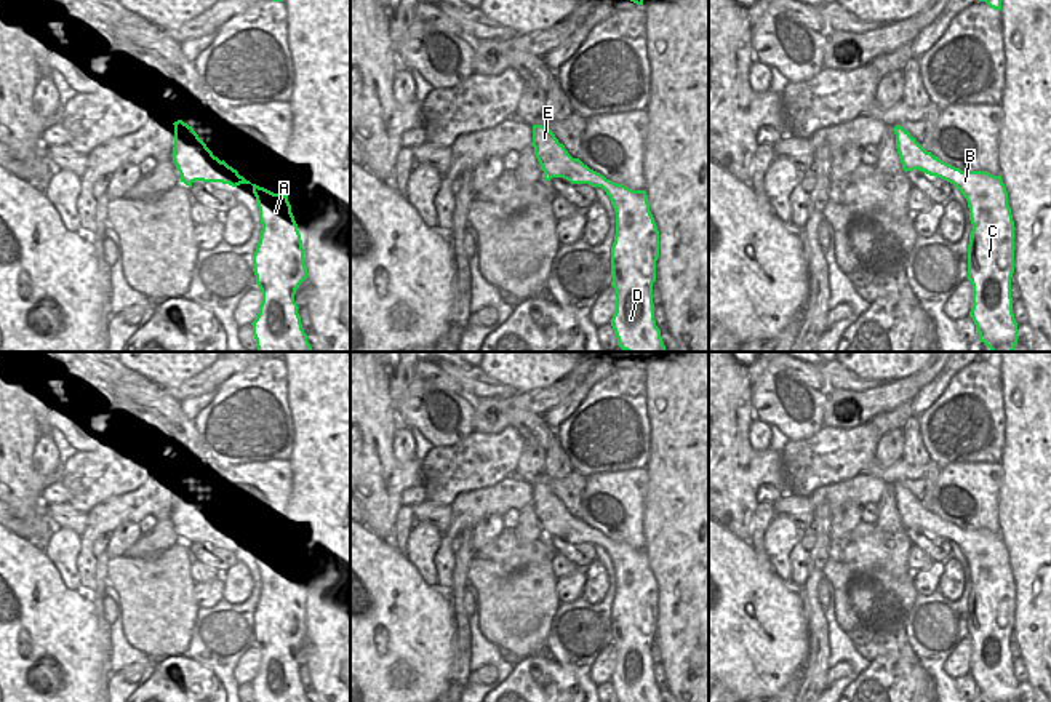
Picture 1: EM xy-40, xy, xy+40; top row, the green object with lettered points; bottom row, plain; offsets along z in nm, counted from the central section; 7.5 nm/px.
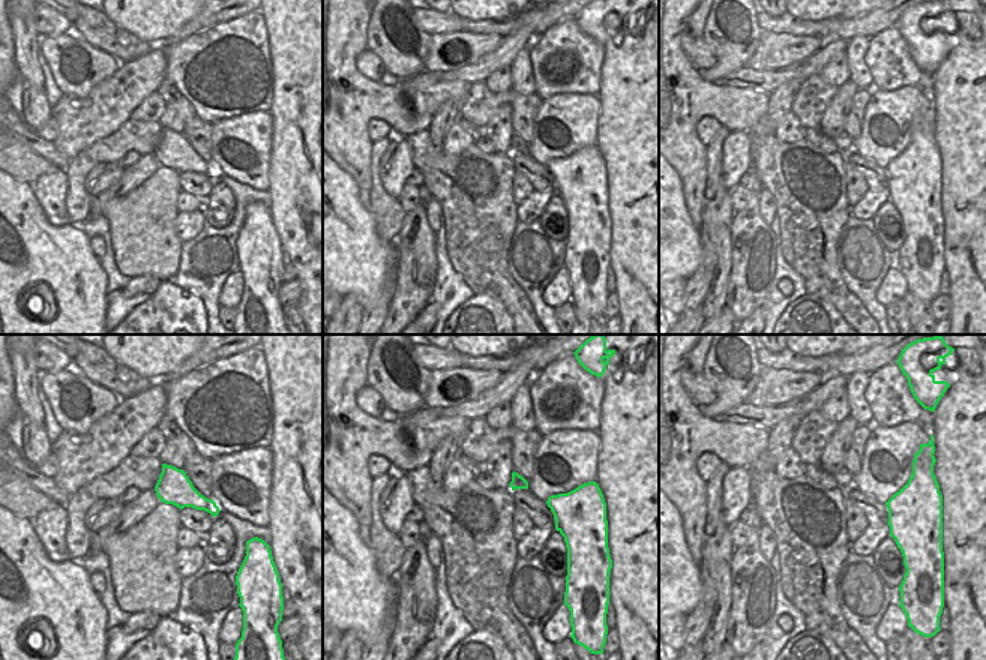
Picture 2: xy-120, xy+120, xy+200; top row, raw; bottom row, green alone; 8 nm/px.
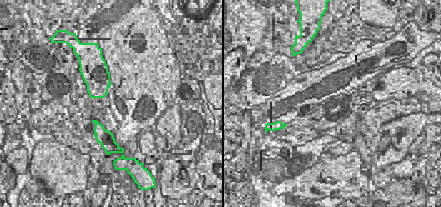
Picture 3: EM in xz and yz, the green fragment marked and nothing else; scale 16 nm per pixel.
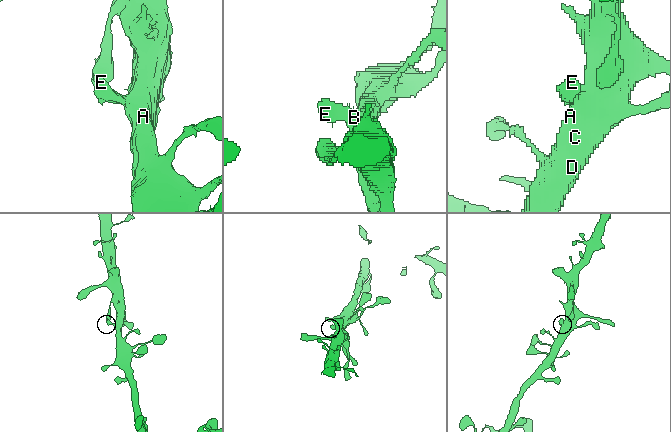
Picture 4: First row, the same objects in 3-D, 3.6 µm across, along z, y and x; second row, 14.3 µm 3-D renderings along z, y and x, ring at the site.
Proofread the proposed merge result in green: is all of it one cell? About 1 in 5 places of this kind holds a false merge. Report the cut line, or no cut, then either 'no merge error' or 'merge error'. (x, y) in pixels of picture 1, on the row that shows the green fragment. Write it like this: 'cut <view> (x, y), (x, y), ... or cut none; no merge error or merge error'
cut none; no merge error

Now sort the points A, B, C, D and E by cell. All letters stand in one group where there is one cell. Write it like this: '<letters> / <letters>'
A B C D E

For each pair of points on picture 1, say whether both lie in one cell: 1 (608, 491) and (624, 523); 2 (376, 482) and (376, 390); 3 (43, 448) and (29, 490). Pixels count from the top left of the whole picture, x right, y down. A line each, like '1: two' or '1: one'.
1: one
2: one
3: two

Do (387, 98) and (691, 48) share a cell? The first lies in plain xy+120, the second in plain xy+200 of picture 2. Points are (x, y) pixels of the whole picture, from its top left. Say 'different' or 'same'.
different

